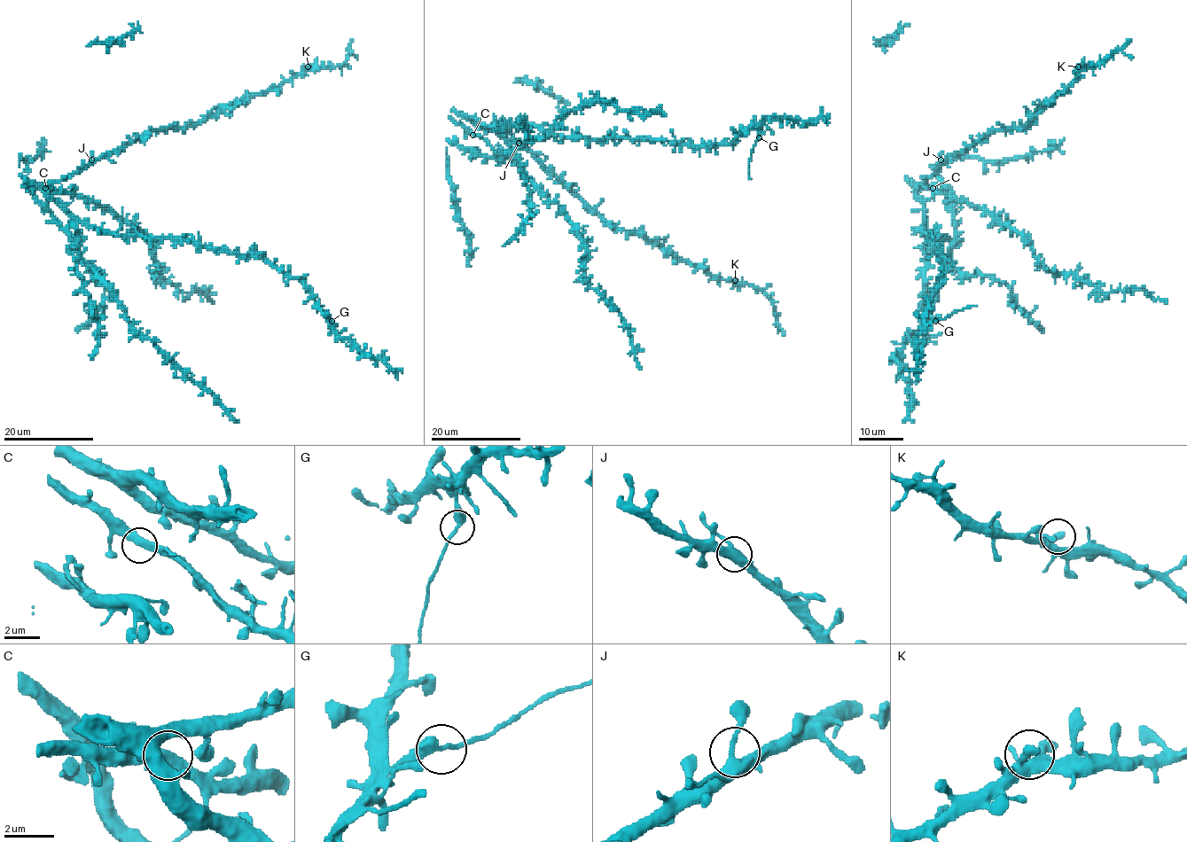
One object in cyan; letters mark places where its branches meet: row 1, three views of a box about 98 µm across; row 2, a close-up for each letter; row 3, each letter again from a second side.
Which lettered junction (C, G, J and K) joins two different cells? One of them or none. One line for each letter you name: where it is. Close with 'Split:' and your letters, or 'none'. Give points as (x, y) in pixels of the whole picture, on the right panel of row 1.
G: place (935, 321)
Split: G

